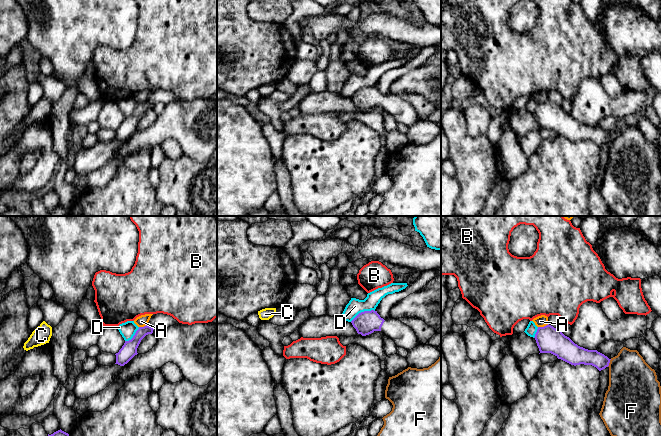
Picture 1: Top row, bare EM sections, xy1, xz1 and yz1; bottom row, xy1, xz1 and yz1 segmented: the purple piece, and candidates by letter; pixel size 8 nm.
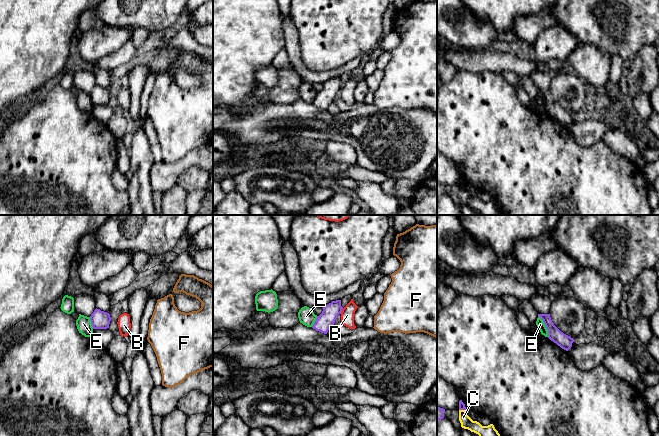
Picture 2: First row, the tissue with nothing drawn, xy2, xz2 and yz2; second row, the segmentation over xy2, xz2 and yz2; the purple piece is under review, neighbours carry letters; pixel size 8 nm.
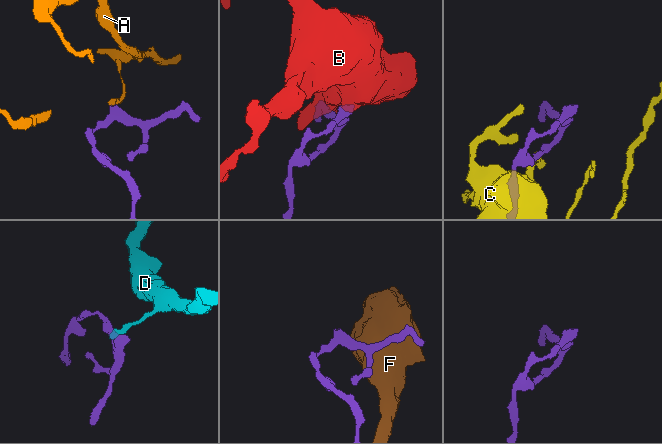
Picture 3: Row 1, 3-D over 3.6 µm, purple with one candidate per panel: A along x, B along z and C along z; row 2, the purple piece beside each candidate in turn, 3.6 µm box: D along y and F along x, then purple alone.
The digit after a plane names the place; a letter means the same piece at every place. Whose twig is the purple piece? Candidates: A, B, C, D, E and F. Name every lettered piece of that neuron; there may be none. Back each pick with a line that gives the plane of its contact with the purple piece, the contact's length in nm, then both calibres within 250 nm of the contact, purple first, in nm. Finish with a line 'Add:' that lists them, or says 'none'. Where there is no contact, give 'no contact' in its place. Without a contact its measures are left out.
Add: none

